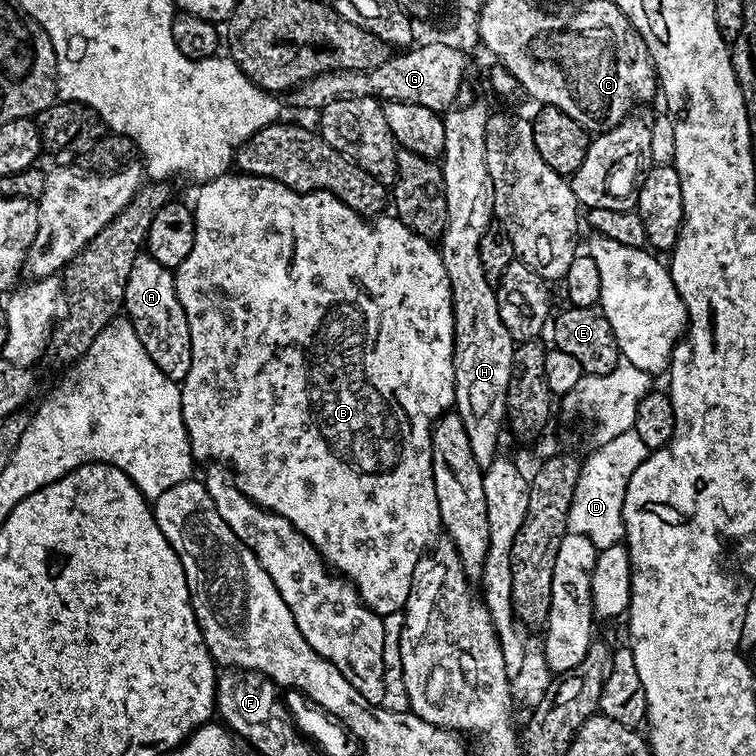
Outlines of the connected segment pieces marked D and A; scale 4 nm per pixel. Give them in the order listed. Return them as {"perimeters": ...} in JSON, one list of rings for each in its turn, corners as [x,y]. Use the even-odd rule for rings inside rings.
{"perimeters":[[[[635,430],[619,434],[605,444],[595,447],[594,452],[583,457],[578,474],[578,482],[574,488],[574,498],[570,502],[568,515],[568,531],[582,534],[594,542],[597,550],[609,548],[621,543],[624,539],[624,519],[622,506],[626,498],[626,486],[630,486],[630,478],[638,466],[648,456],[649,449],[642,438],[638,438]]],[[[139,254],[134,258],[129,277],[126,278],[122,308],[138,334],[138,342],[142,342],[154,366],[158,366],[158,370],[162,370],[170,379],[183,381],[190,370],[192,355],[188,345],[188,323],[176,297],[173,273],[154,262],[152,256]]]]}

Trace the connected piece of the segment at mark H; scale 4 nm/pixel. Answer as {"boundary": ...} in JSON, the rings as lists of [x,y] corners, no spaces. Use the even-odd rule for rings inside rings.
{"boundary":[[[480,106],[460,107],[449,109],[443,115],[446,142],[443,143],[444,153],[441,156],[440,165],[446,194],[447,226],[444,228],[444,235],[440,238],[439,253],[443,266],[446,268],[447,277],[450,279],[455,320],[454,411],[462,420],[475,462],[483,470],[488,468],[490,462],[495,460],[498,454],[496,448],[500,428],[502,432],[507,415],[507,395],[516,341],[502,323],[501,315],[498,313],[496,291],[486,282],[479,256],[480,238],[491,227],[494,220],[493,184],[490,182],[485,156],[485,123],[488,121],[489,113]]]}

